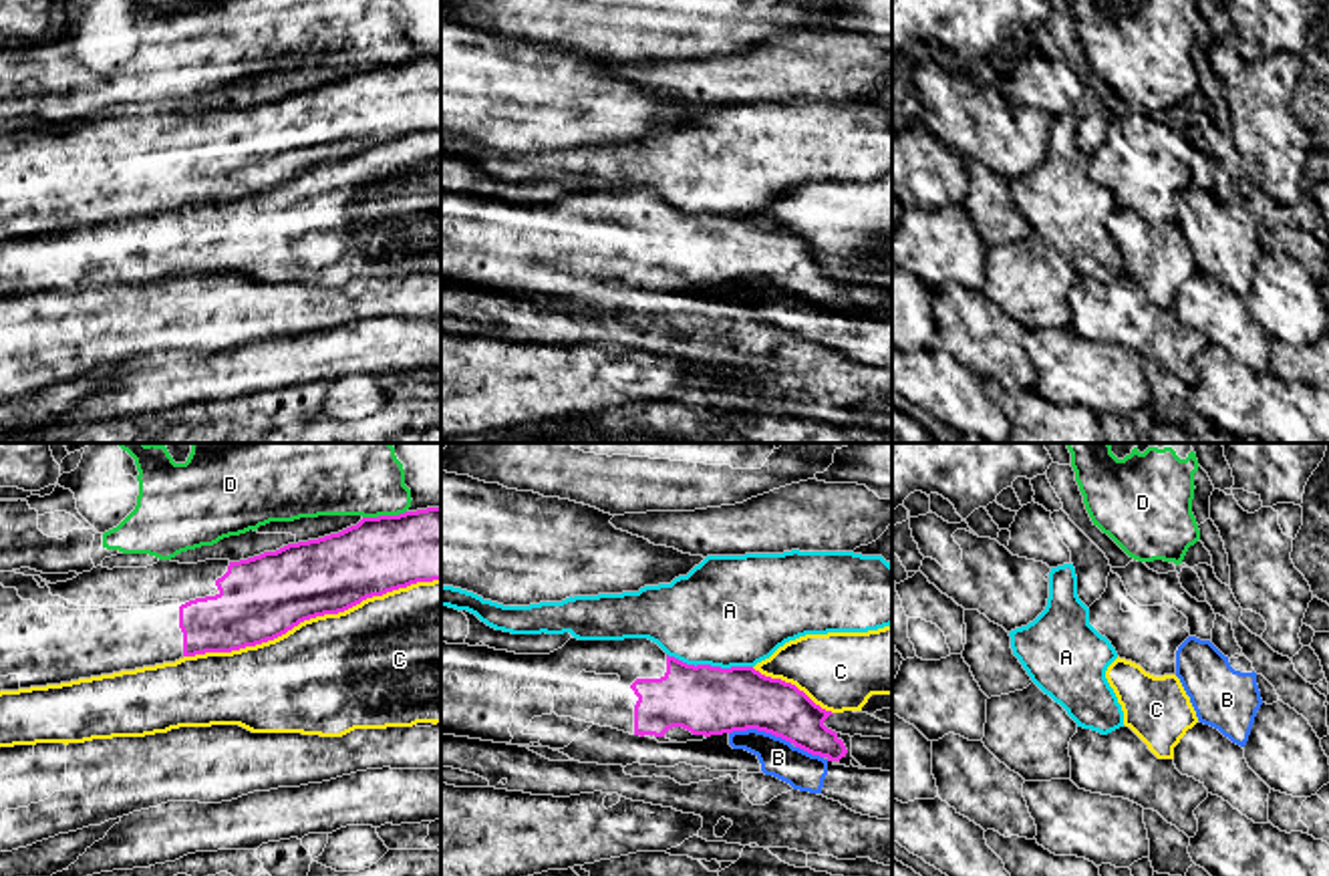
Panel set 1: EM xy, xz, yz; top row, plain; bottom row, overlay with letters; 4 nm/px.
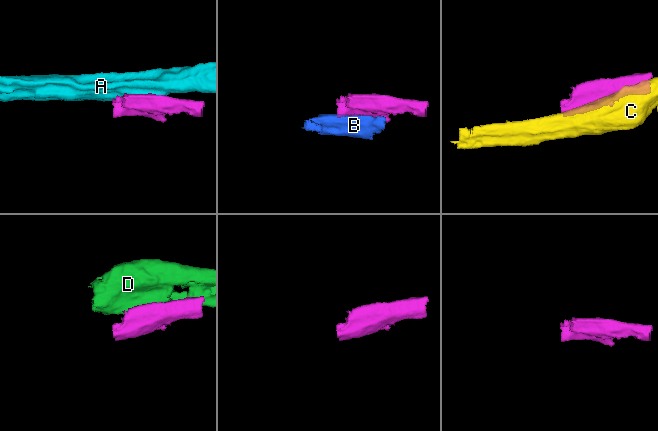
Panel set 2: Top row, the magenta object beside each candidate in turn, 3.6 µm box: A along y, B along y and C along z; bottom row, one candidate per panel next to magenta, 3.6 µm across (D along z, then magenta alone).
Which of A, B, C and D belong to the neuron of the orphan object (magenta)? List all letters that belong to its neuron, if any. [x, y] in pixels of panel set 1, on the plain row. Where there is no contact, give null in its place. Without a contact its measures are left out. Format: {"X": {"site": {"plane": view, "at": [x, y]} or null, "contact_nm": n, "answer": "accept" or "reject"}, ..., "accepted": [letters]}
{"A": {"site": {"plane": "xz", "at": [709, 214]}, "contact_nm": 340, "answer": "reject"}, "B": {"site": {"plane": "xz", "at": [760, 278]}, "contact_nm": 260, "answer": "reject"}, "C": {"site": {"plane": "xy", "at": [311, 166]}, "contact_nm": 1050, "answer": "reject"}, "D": {"site": {"plane": "xy", "at": [383, 65]}, "contact_nm": 180, "answer": "reject"}, "accepted": []}

